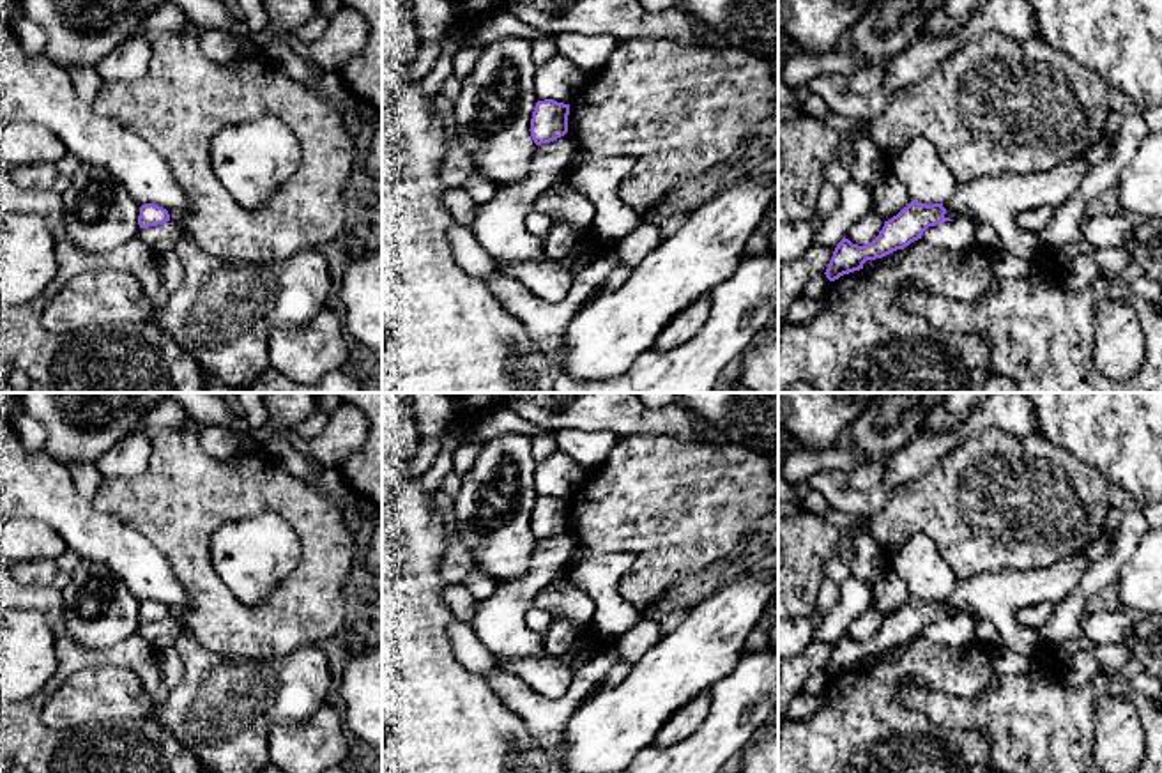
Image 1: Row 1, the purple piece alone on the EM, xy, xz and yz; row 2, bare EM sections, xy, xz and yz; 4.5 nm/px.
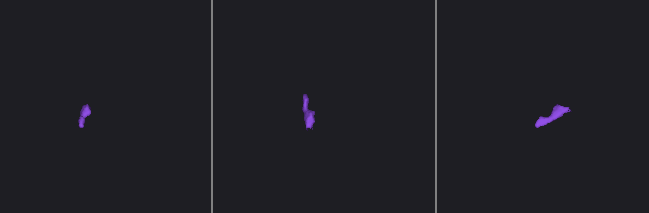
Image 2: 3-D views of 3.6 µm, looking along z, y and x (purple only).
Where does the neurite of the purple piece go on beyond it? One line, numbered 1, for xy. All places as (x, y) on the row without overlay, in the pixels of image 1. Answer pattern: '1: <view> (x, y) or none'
1: none

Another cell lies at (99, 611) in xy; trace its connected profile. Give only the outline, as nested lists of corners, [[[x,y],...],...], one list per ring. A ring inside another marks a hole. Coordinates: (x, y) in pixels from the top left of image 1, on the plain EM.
[[[80,559],[62,591],[64,621],[73,640],[106,649],[140,631],[140,600],[108,566]]]

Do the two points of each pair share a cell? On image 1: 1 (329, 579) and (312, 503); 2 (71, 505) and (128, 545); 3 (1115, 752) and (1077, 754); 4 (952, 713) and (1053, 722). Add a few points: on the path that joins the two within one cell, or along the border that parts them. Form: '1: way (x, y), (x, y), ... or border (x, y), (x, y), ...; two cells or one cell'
1: way (328, 559), (328, 538), (319, 522); one cell
2: way (85, 519), (114, 543); one cell
3: border (1095, 713), (1092, 754); two cells
4: way (977, 713), (1012, 713), (1028, 719); one cell

